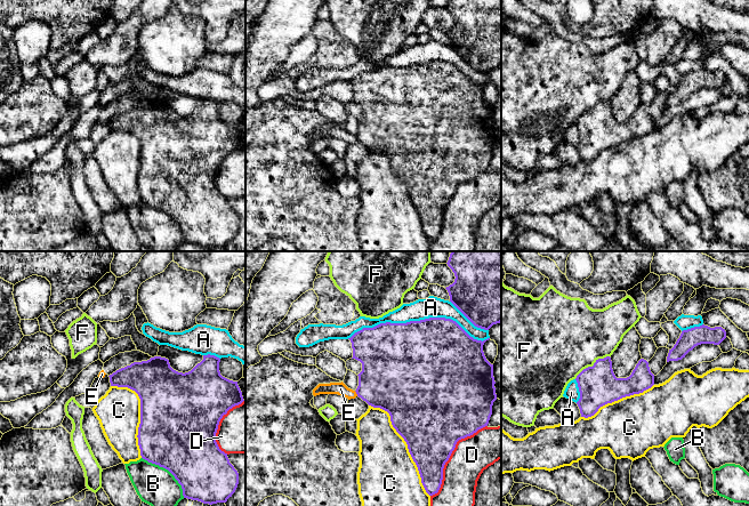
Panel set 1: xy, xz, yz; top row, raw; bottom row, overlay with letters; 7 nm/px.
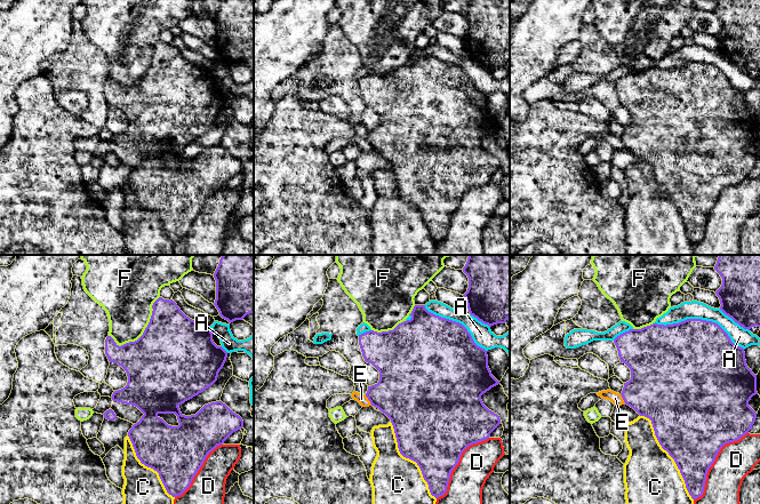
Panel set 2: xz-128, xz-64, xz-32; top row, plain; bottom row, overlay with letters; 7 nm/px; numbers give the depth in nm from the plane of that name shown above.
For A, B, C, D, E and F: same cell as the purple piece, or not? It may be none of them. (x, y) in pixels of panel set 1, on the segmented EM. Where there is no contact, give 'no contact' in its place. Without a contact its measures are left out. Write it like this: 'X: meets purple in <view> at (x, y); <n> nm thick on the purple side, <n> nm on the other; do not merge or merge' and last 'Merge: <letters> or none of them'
A: meets purple in xz at (418, 321); 500 nm thick on the purple side, 140 nm on the other; do not merge
B: meets purple in xy at (168, 470); 500 nm thick on the purple side, 280 nm on the other; do not merge
C: meets purple in xz at (408, 446); 480 nm thick on the purple side, 420 nm on the other; do not merge
D: meets purple in xz at (450, 455); 420 nm thick on the purple side, 260 nm on the other; do not merge
E: meets purple in xz at (356, 393); 420 nm thick on the purple side, 90 nm on the other; do not merge
F: meets purple in yz at (593, 366); 280 nm thick on the purple side, 480 nm on the other; do not merge
Merge: none of them

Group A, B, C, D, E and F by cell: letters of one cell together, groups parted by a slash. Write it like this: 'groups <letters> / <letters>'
groups A / B / C / D / E / F

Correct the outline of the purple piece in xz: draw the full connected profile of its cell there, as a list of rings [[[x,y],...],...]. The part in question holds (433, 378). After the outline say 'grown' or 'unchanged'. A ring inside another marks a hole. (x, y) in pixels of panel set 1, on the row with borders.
[[[429,318],[406,323],[380,323],[351,338],[353,358],[362,363],[356,394],[390,416],[416,463],[429,496],[438,492],[443,468],[459,440],[488,426],[497,400],[493,364],[483,352],[486,340],[470,337],[456,321]]] | unchanged

